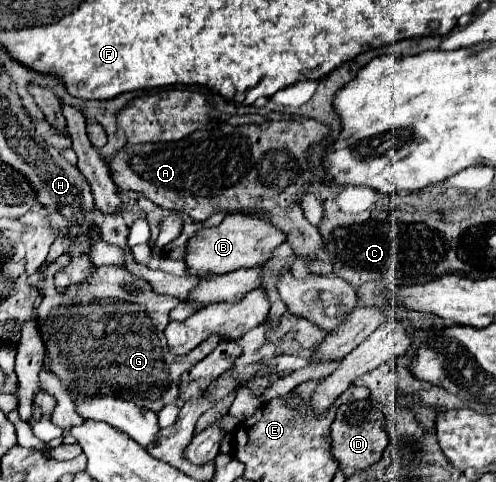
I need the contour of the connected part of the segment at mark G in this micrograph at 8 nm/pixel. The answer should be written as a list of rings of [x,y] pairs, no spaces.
[[[61,255],[53,265],[43,269],[43,281],[35,283],[43,291],[43,301],[35,311],[49,357],[49,371],[65,385],[77,383],[87,393],[115,395],[155,413],[175,403],[181,375],[205,359],[219,345],[219,337],[211,335],[189,355],[177,357],[169,351],[163,335],[169,311],[179,303],[177,297],[157,295],[143,281],[137,287],[139,295],[131,295],[127,291],[127,287],[135,287],[131,275],[123,267],[113,265],[97,267],[93,283],[71,287],[61,295],[55,291],[53,275],[67,263],[69,257]]]

